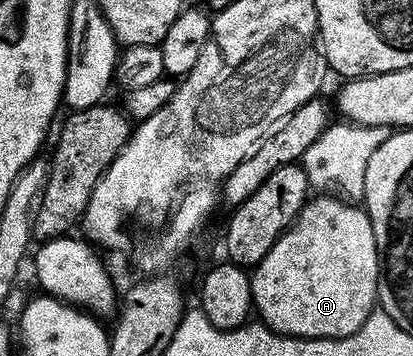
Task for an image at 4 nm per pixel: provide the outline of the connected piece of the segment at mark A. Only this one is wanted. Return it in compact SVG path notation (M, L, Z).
M328 195L313 196L305 204L304 208L300 210L299 217L277 239L274 247L270 247L270 251L266 251L266 259L262 259L257 263L250 273L252 303L255 312L257 314L260 312L259 320L268 328L273 329L275 333L283 333L286 337L349 337L351 333L358 331L358 327L362 327L362 323L366 323L366 319L378 305L378 290L382 280L382 257L376 251L376 236L372 230L372 225L368 223L368 214L363 208L357 207L347 200L339 199L340 201L335 201L332 197L324 196Z

